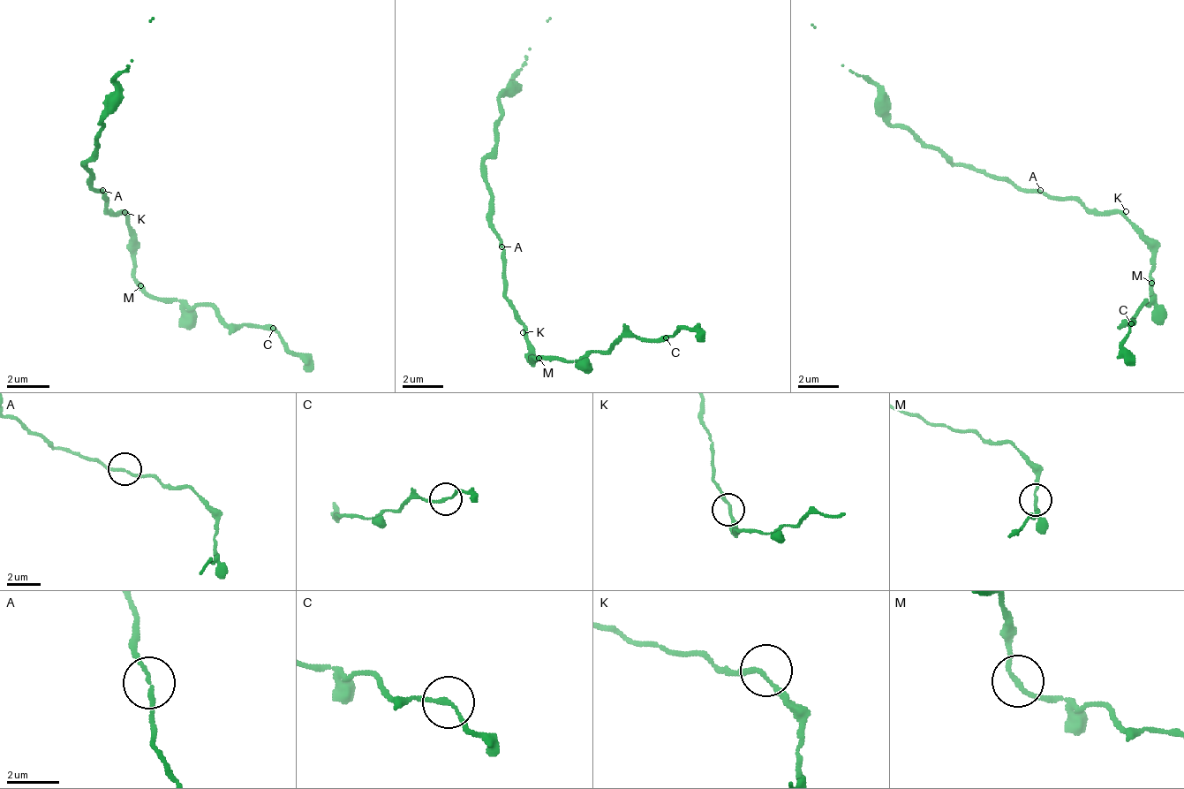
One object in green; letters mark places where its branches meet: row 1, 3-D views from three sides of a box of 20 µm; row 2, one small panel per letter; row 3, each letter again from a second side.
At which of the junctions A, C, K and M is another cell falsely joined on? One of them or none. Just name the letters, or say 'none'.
none

